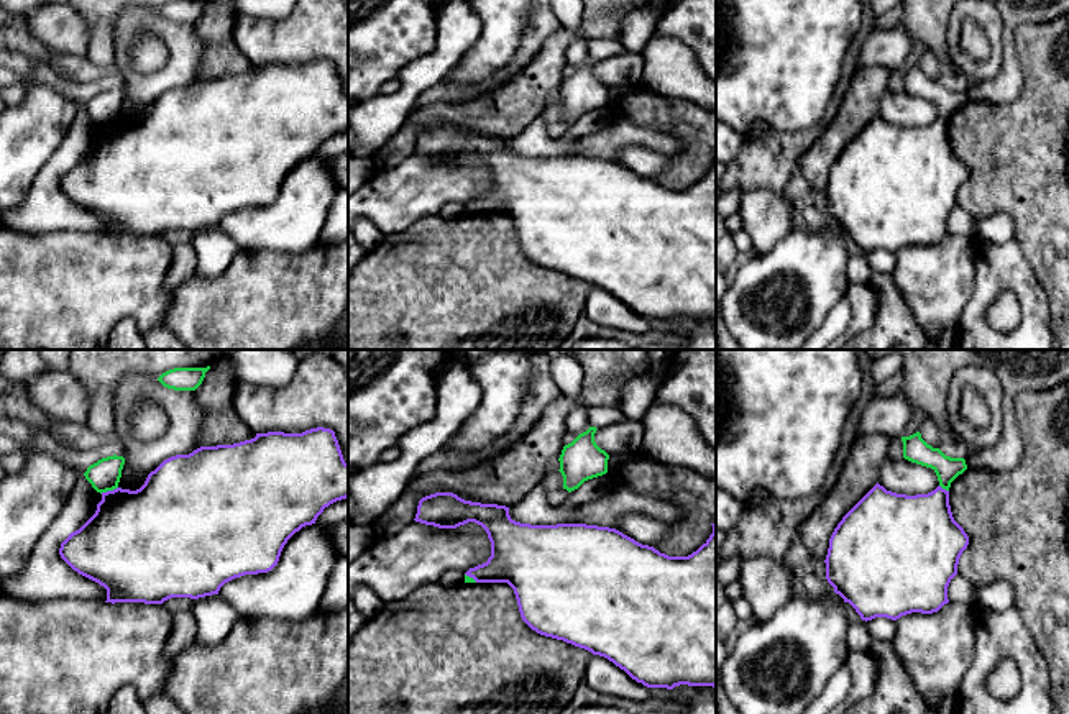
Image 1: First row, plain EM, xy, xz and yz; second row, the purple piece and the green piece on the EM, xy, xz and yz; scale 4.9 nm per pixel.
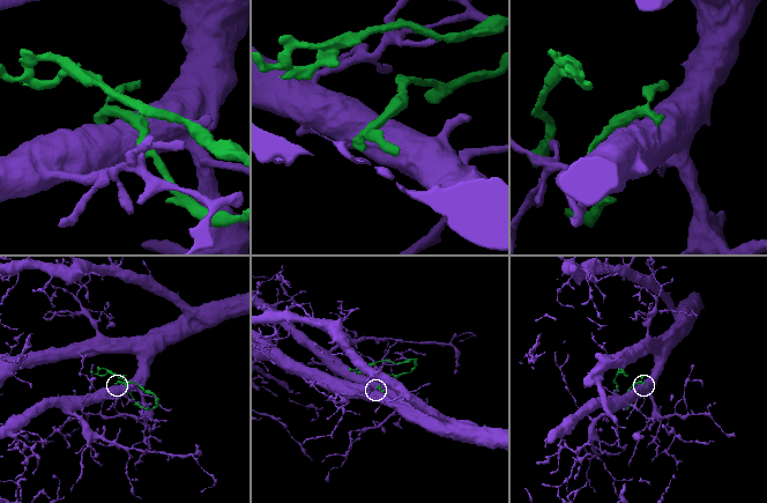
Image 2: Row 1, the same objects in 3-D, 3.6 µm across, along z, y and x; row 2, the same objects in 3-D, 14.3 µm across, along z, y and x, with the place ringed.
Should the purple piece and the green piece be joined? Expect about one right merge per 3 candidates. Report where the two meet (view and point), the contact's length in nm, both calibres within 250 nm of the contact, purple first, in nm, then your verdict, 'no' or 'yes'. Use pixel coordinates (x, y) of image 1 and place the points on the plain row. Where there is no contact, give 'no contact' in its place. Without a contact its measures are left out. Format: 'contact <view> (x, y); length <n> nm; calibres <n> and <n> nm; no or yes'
contact xy (109, 123); length 90 nm; calibres 440 and 150 nm; no

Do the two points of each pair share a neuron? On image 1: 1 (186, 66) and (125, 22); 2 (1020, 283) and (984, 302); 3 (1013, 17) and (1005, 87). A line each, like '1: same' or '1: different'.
1: same
2: same
3: same

